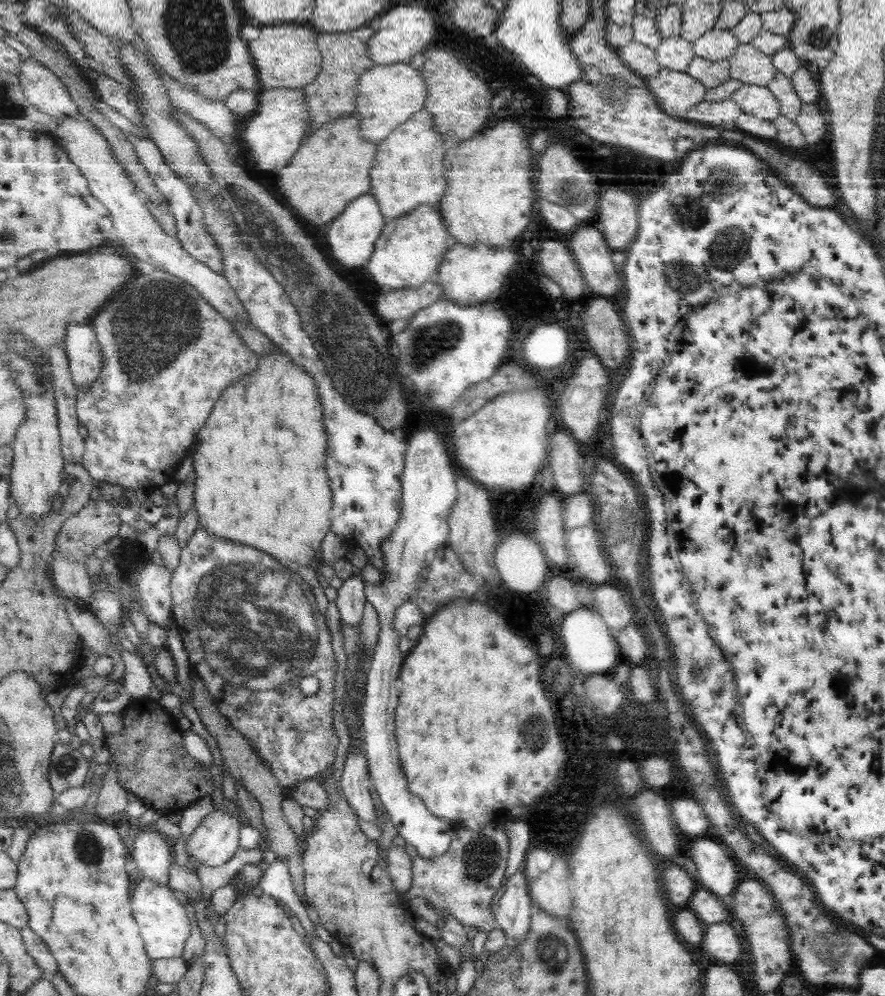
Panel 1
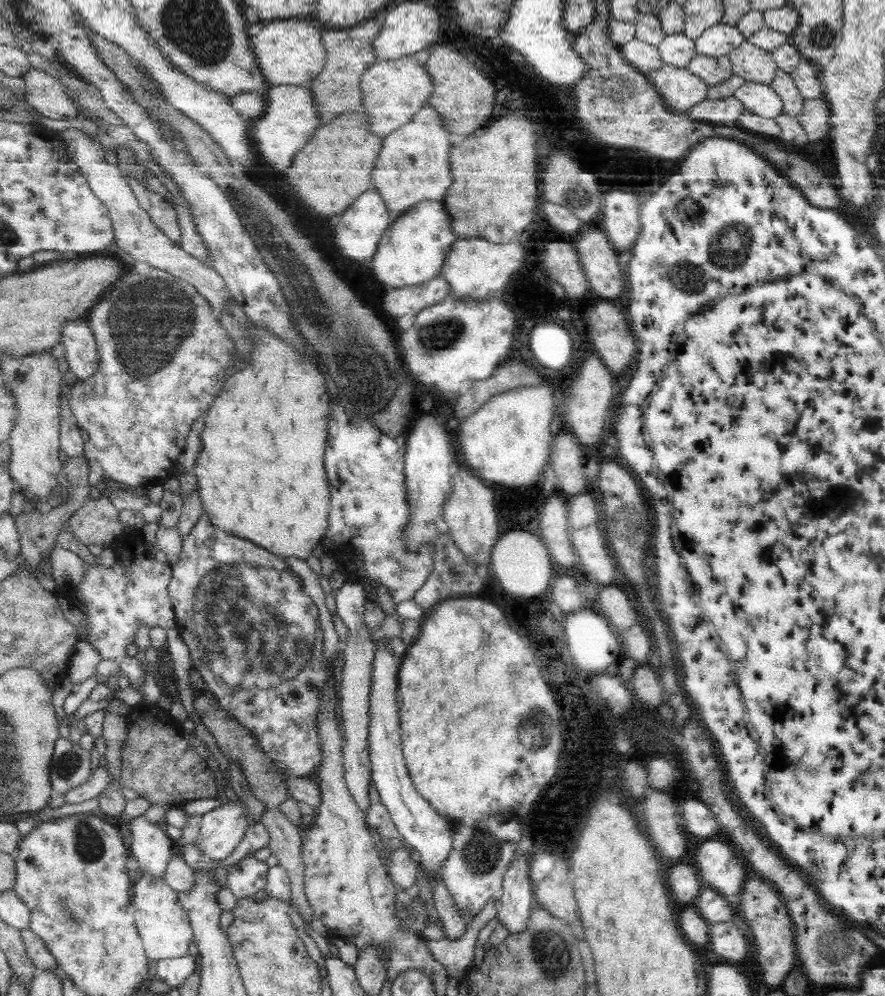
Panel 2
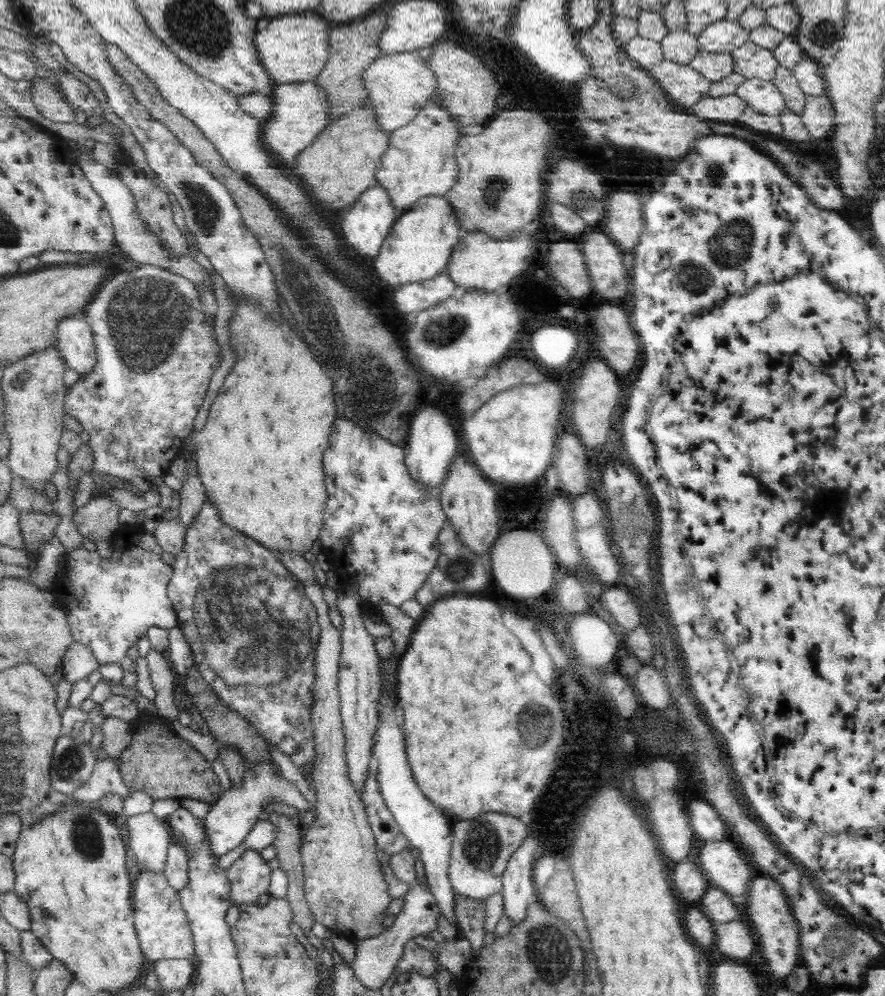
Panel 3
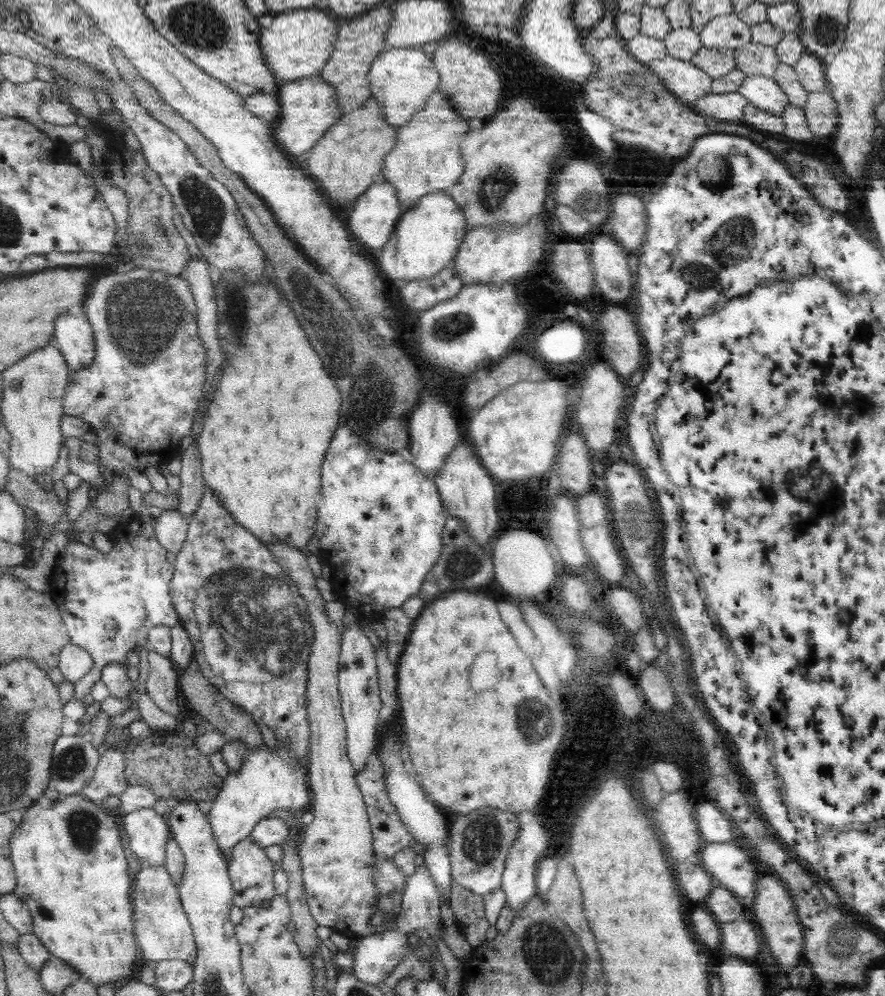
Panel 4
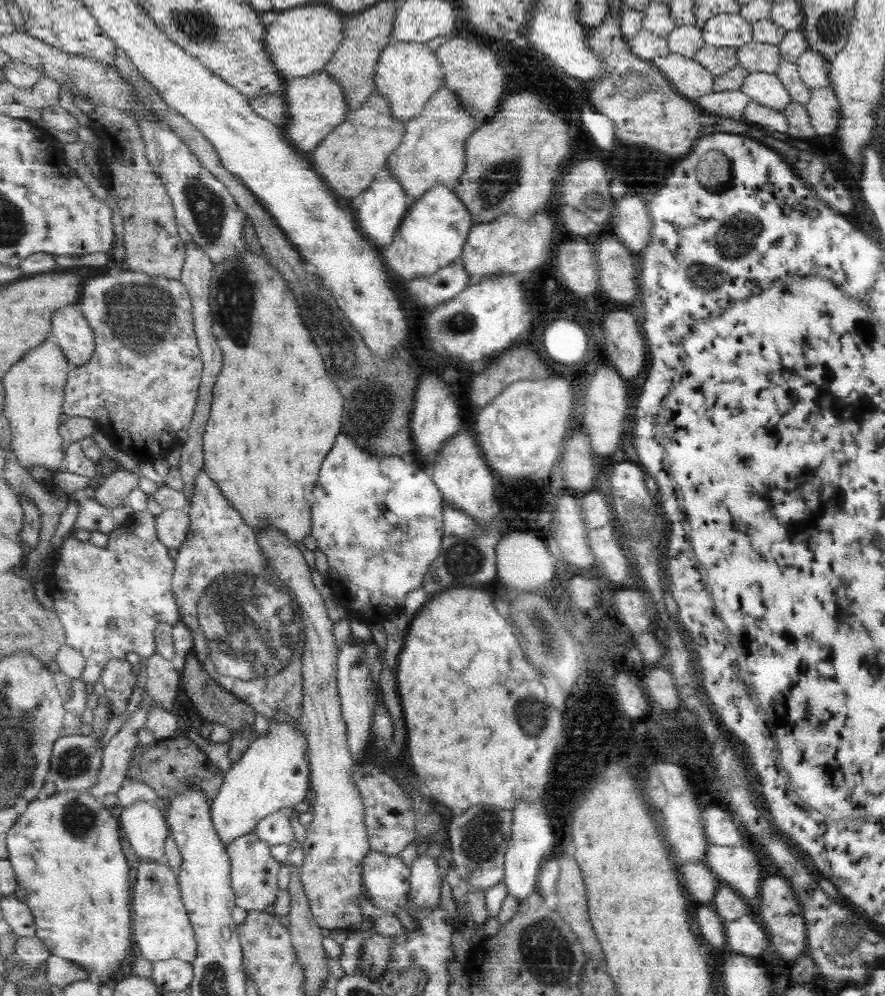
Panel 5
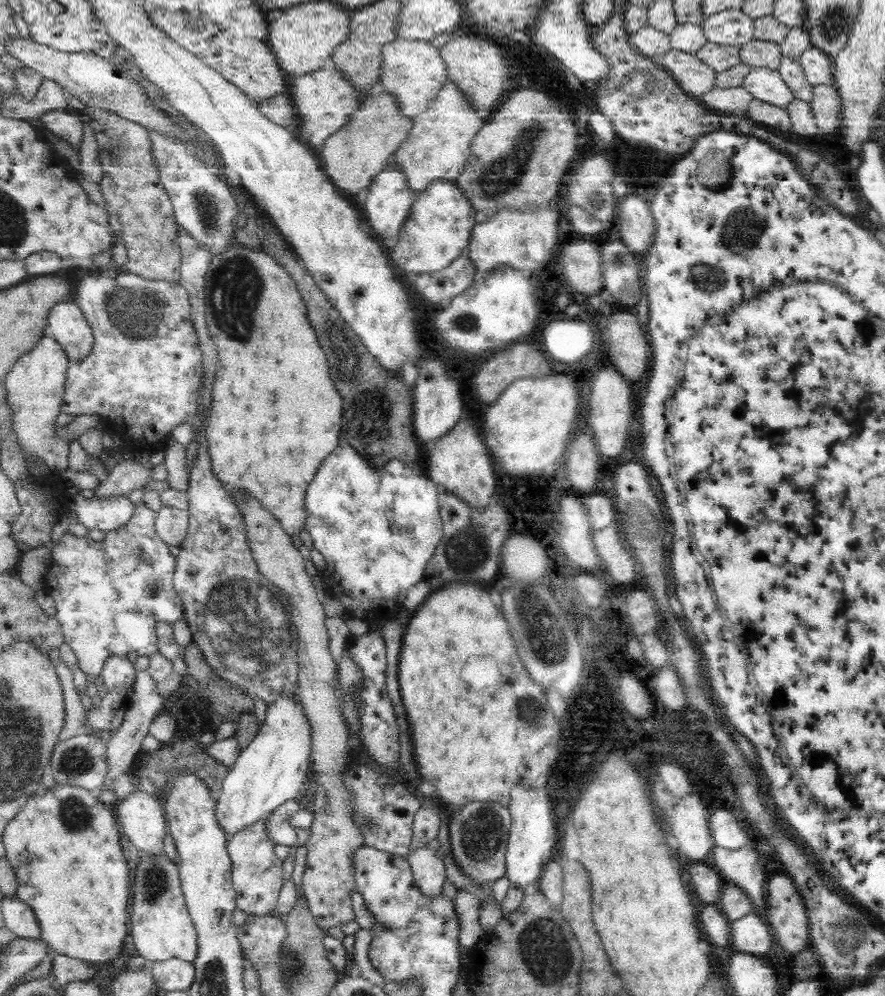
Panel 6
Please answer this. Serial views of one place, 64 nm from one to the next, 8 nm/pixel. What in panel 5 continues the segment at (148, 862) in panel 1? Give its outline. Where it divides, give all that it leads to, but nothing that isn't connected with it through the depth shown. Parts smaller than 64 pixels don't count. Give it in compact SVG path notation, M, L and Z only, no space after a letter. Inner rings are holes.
M141 799L118 810L123 830L142 860L159 861L165 858L166 840L171 832L166 812L161 809L151 801Z

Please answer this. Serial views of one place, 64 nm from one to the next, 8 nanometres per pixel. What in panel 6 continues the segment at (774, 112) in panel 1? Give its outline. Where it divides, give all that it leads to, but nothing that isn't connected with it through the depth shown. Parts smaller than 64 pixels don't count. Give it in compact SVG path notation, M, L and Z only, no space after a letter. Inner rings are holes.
M767 68L751 69L740 86L754 99L778 108L786 108L787 104L794 99L791 89L783 81L779 72Z

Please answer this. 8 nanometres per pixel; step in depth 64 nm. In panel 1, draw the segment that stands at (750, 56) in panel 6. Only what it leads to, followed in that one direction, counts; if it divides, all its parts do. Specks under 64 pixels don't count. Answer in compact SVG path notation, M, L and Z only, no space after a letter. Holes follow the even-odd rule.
M738 44L729 58L729 78L740 80L742 83L766 86L775 76L771 57L762 54L749 44Z

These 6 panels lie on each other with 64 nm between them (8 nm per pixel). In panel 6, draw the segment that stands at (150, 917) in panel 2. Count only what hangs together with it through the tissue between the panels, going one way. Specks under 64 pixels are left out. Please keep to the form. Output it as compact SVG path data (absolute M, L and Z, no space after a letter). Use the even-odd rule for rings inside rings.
M167 854L141 856L132 891L131 936L138 954L146 961L163 962L180 958L195 962L199 954L198 930L187 908L179 862Z

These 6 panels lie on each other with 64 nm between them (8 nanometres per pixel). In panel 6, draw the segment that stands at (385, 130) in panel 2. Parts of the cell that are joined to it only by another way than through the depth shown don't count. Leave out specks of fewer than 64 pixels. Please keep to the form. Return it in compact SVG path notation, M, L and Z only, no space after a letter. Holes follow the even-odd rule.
M400 38L384 47L385 73L380 78L382 90L393 93L402 113L410 118L420 116L438 98L441 89L450 81L448 67L441 51L430 41Z

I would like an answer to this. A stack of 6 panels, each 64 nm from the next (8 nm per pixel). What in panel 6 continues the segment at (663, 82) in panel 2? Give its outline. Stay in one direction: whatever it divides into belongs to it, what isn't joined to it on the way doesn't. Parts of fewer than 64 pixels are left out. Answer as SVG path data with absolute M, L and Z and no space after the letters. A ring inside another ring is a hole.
M672 49L655 55L653 59L669 70L679 85L694 97L699 98L713 88L715 73L697 55Z

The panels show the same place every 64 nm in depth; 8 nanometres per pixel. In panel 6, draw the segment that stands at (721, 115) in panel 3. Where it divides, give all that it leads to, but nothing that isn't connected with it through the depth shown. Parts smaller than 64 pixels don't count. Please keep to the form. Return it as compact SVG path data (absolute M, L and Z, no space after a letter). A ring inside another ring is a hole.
M741 86L729 88L713 87L699 97L699 102L709 110L733 114L745 114L749 102L754 98Z

